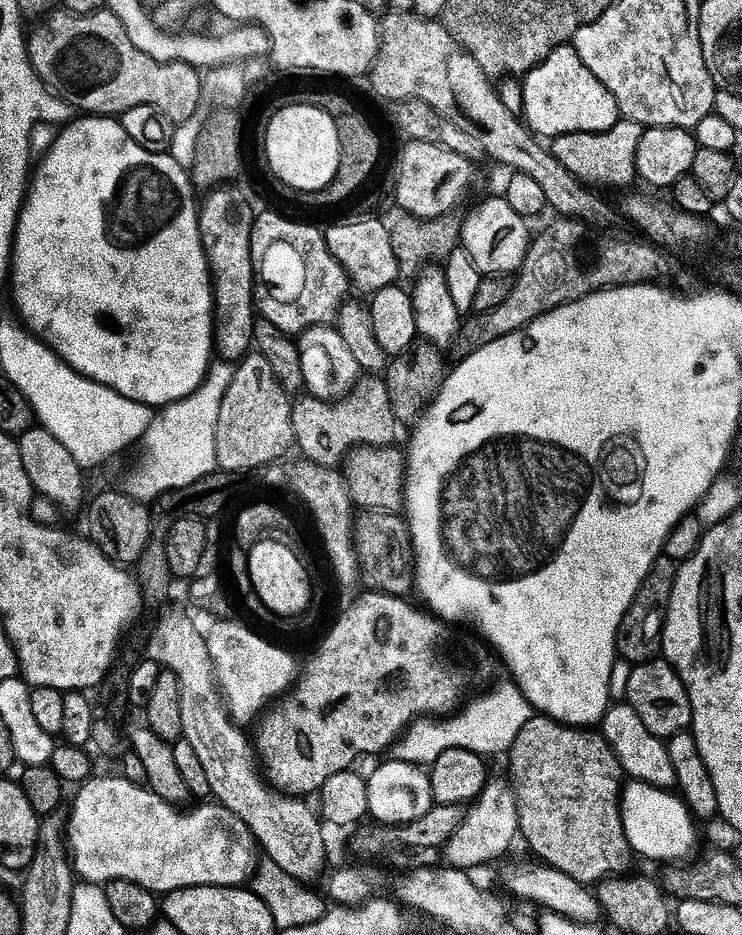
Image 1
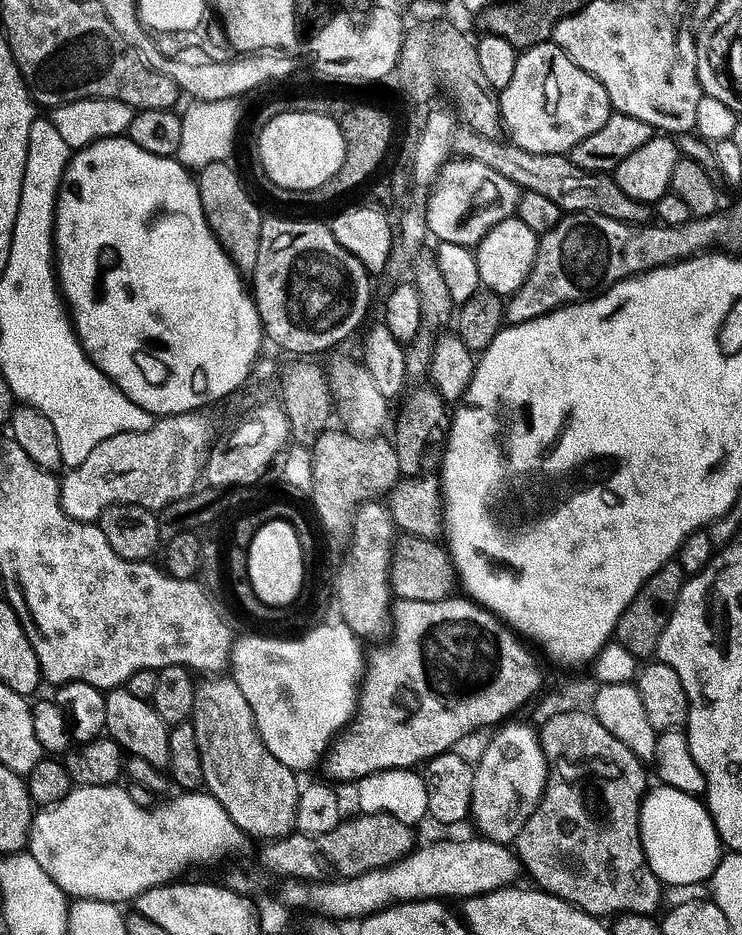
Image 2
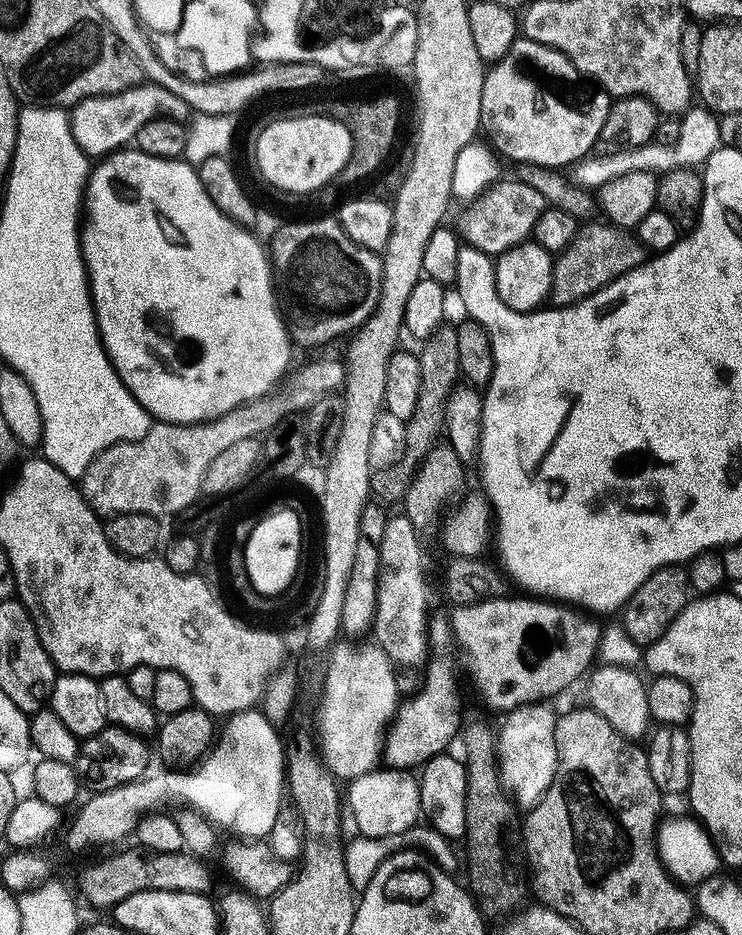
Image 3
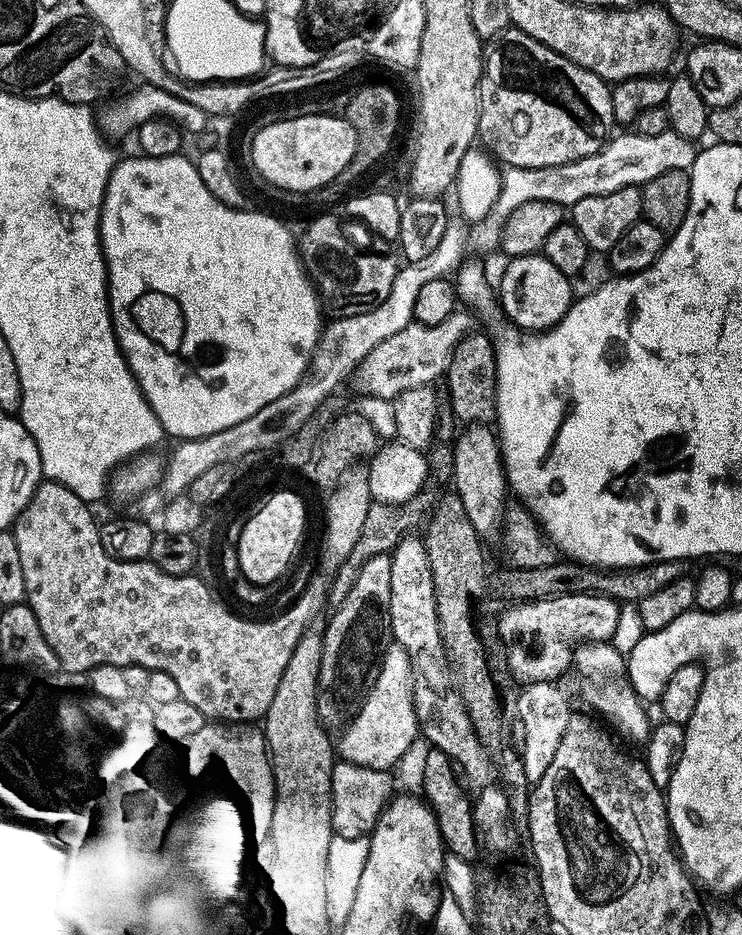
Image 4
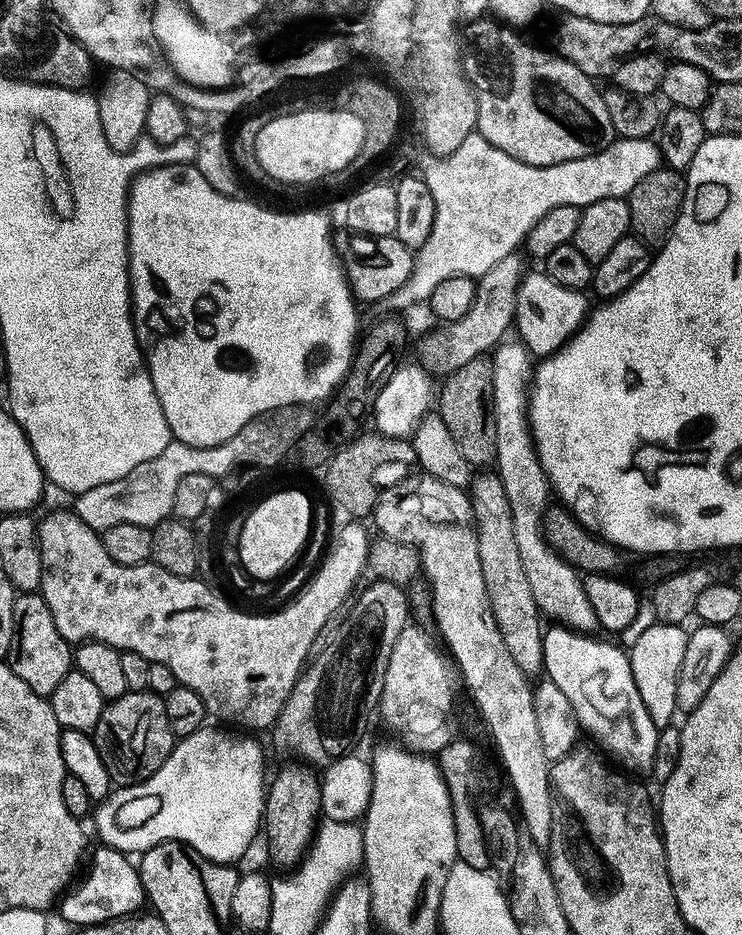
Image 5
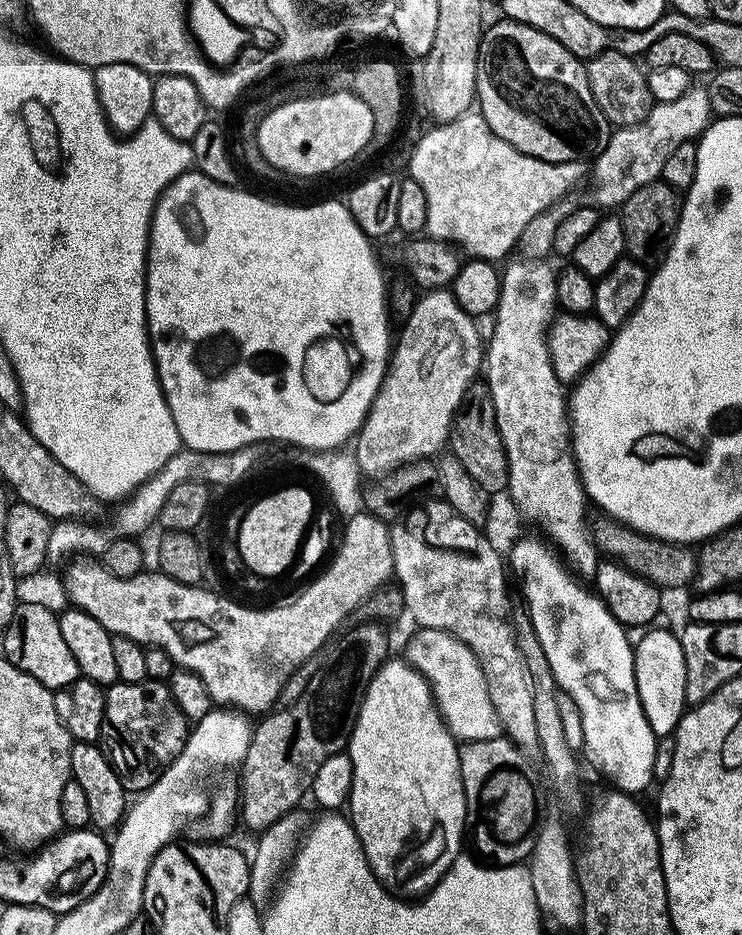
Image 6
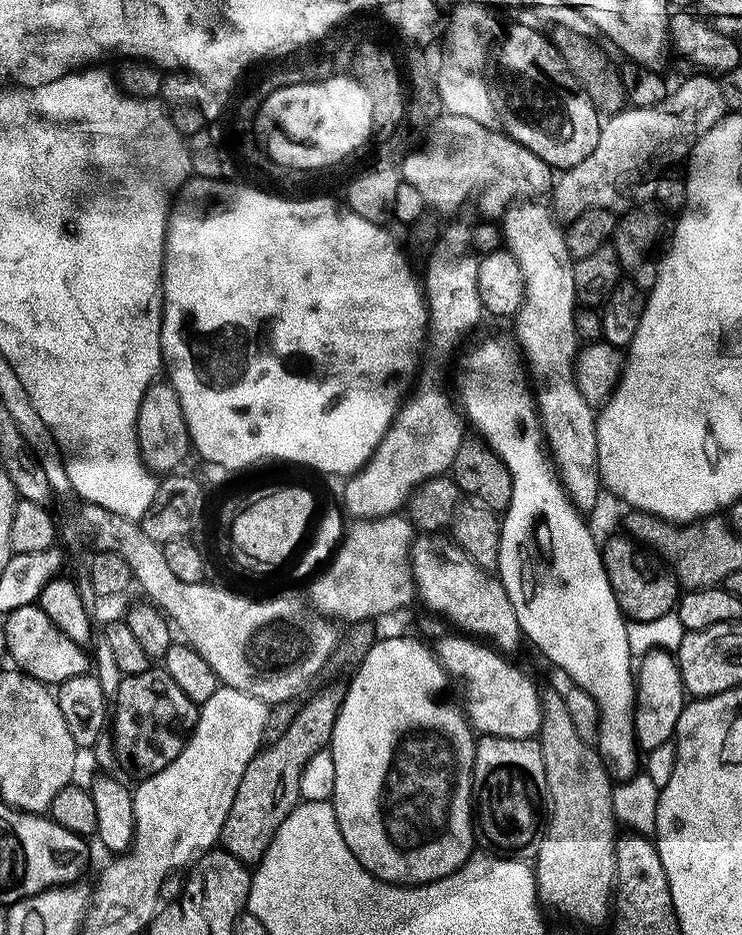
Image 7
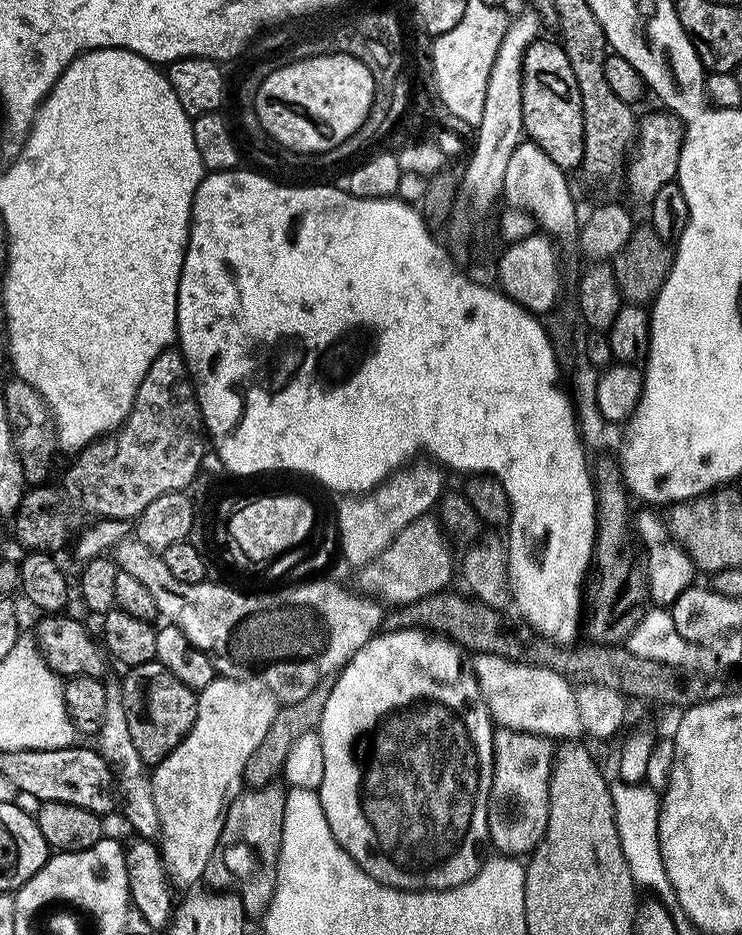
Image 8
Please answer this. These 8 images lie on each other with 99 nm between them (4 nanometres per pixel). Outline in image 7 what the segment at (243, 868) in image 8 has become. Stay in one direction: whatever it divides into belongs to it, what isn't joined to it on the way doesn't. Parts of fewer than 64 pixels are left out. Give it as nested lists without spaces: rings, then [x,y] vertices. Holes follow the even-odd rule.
[[[344,686],[318,693],[309,704],[301,707],[298,718],[294,718],[294,726],[290,726],[280,740],[269,743],[252,759],[242,778],[242,786],[238,786],[238,798],[234,798],[234,806],[220,835],[223,851],[247,866],[258,866],[264,861],[282,822],[286,822],[297,804],[301,803],[303,772],[316,754],[331,745],[334,726],[347,697],[348,690]]]

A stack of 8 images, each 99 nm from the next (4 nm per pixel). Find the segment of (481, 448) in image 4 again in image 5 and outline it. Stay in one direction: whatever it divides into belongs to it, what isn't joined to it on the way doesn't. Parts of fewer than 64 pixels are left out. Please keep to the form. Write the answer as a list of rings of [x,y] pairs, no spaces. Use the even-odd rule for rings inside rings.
[[[477,475],[473,479],[470,495],[476,515],[475,535],[480,543],[482,572],[502,642],[506,642],[510,658],[518,662],[520,669],[529,678],[536,678],[536,675],[544,672],[546,624],[538,602],[534,602],[534,590],[530,590],[530,581],[526,578],[526,566],[522,566],[522,554],[518,550],[518,538],[514,535],[514,514],[506,498],[506,486],[499,475]]]

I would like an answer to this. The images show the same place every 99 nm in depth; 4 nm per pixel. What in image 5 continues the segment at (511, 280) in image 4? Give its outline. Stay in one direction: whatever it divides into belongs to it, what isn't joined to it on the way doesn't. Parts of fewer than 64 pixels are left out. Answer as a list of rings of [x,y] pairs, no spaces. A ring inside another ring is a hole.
[[[529,271],[521,282],[517,294],[516,318],[514,323],[515,331],[520,331],[519,339],[525,348],[536,358],[547,358],[554,353],[562,351],[570,341],[576,337],[580,329],[588,323],[590,307],[588,308],[587,295],[584,292],[575,292],[566,286],[562,286],[554,278],[550,278],[547,271]]]

